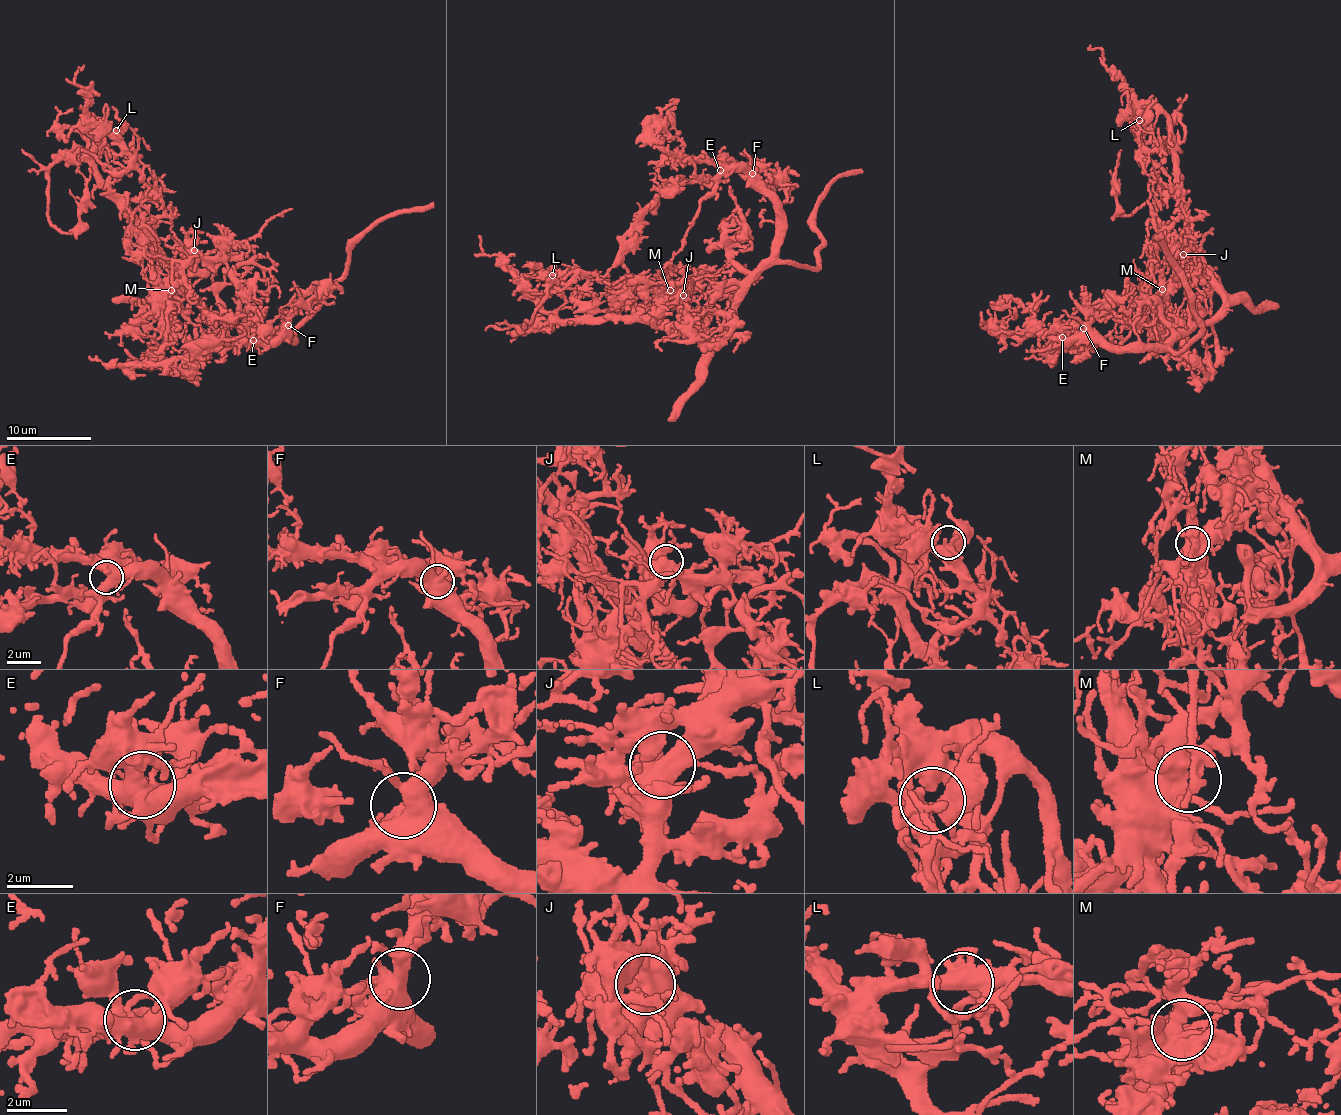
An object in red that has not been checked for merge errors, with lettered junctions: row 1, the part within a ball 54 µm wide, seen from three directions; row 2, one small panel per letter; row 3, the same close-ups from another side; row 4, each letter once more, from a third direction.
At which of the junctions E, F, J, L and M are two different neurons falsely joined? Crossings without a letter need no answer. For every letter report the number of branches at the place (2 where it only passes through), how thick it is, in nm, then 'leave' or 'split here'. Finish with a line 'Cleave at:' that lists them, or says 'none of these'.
E: 6 | 480 nm | leave
F: 5 | 480 nm | leave
J: 4 | 550 nm | leave
L: 5 | 480 nm | leave
M: 5 | 460 nm | leave
Cleave at: none of these

